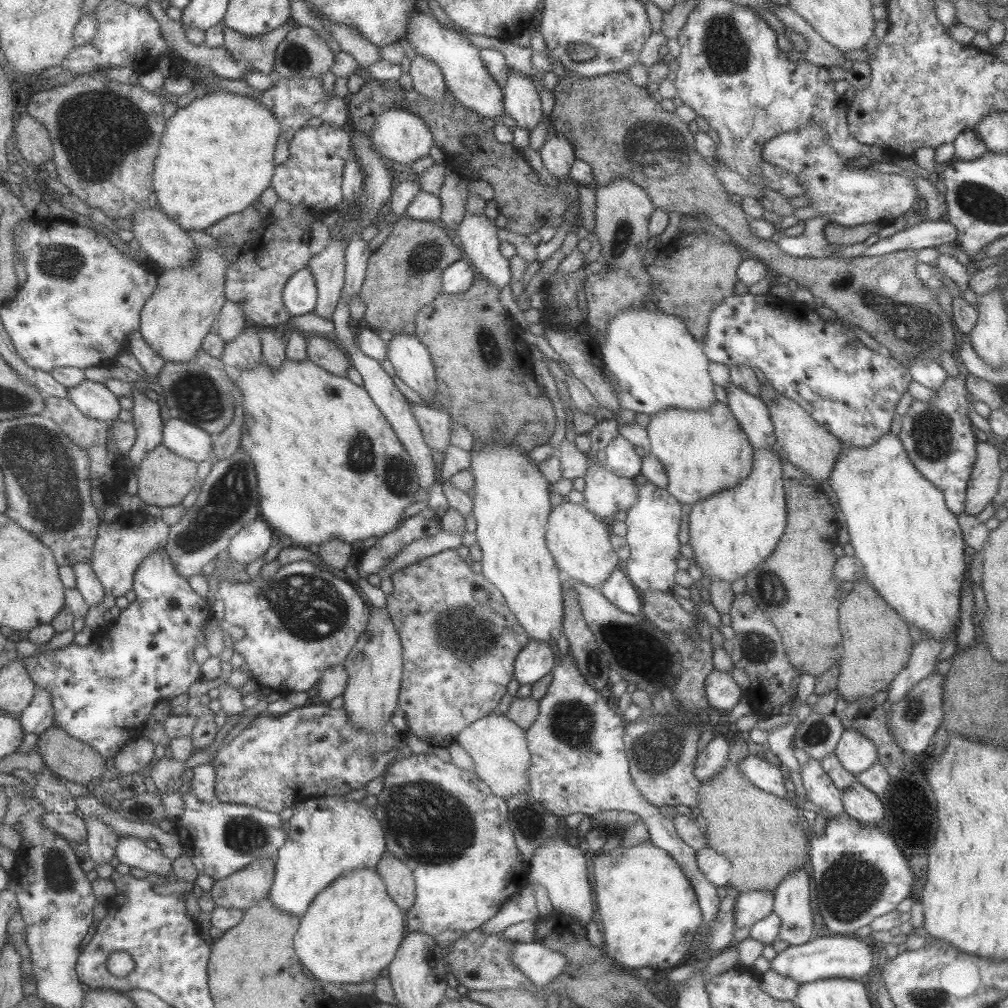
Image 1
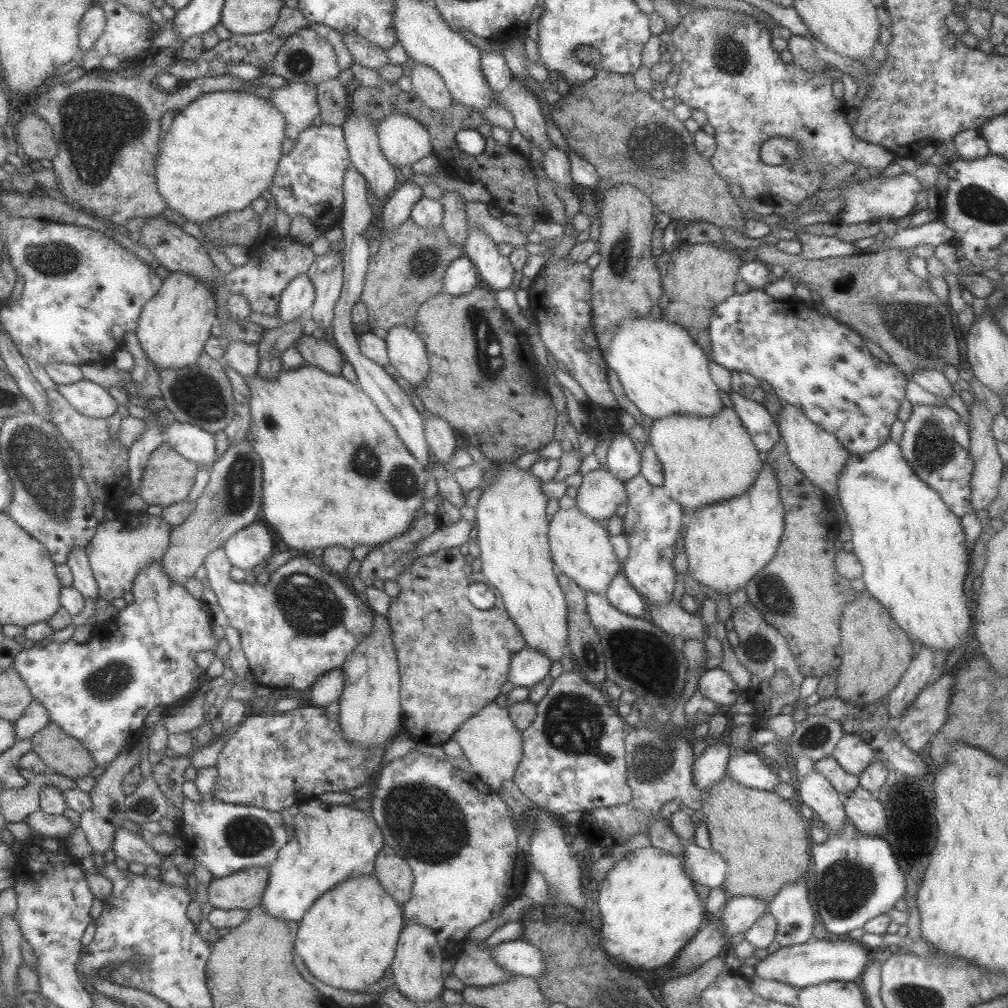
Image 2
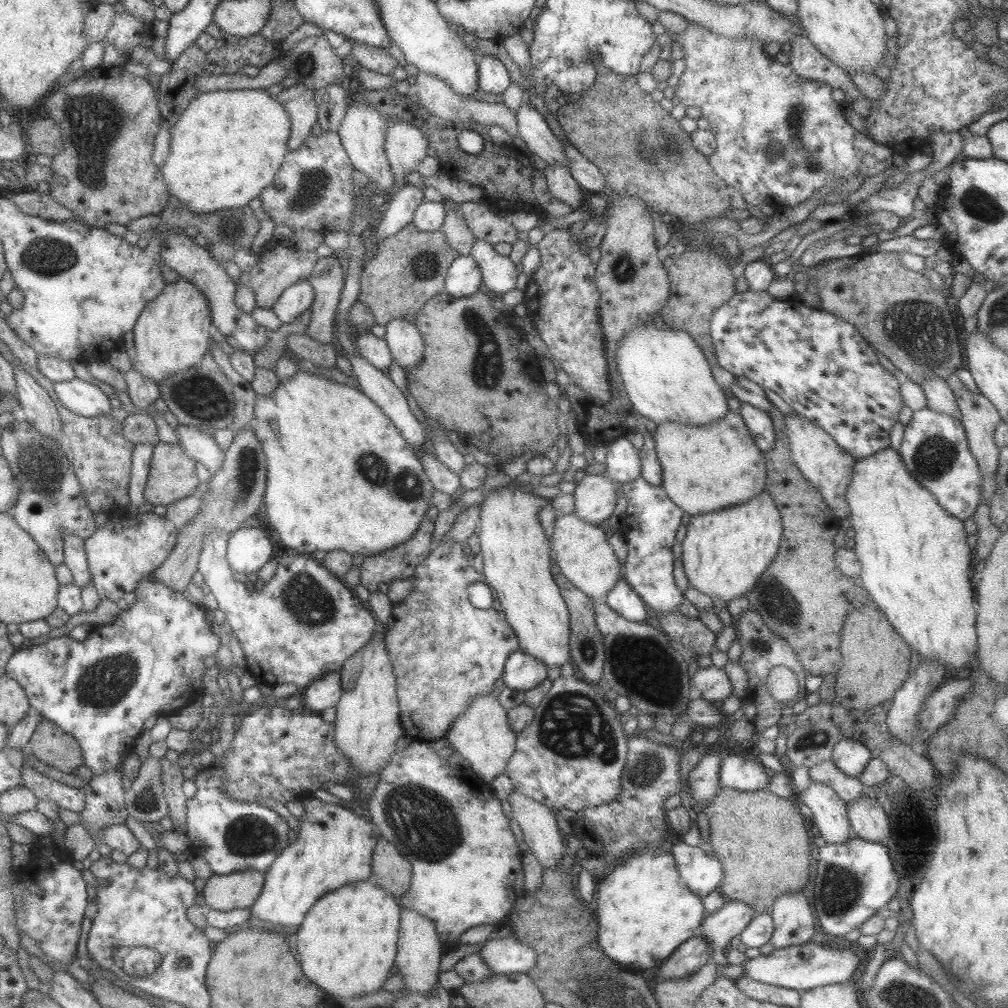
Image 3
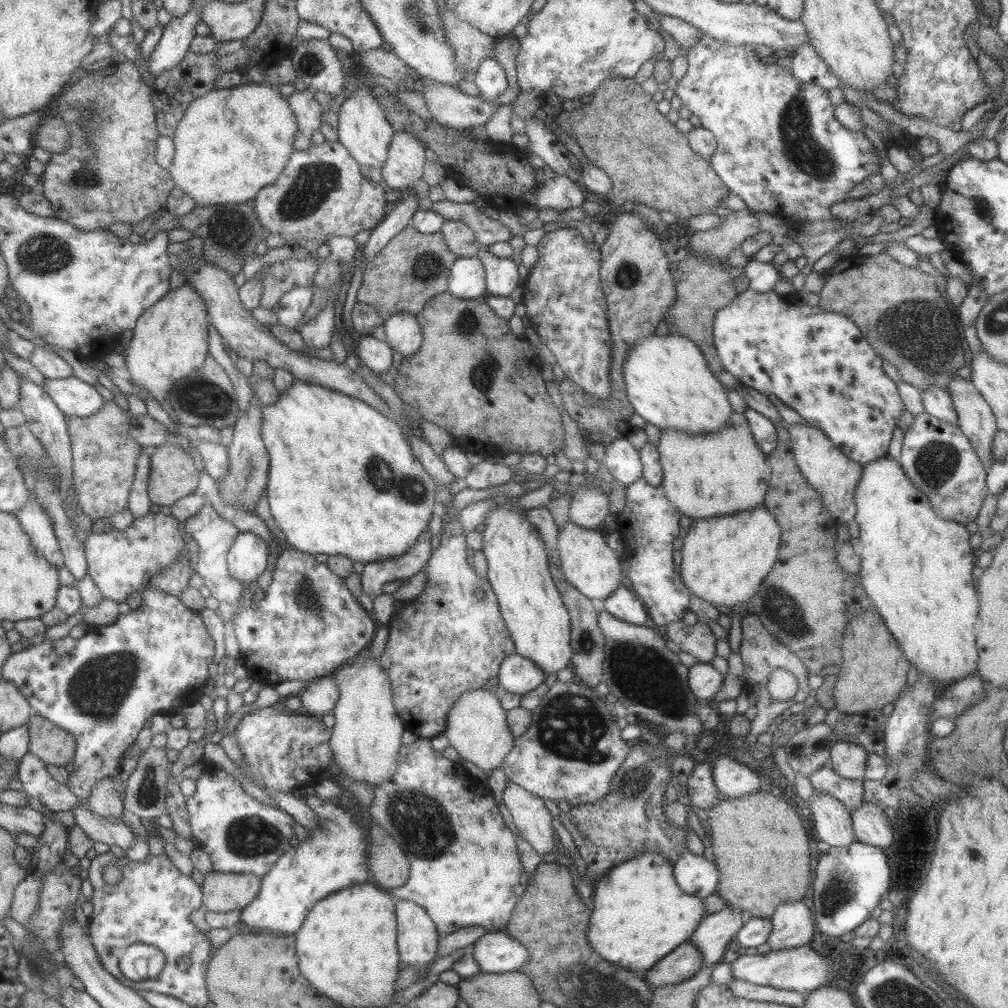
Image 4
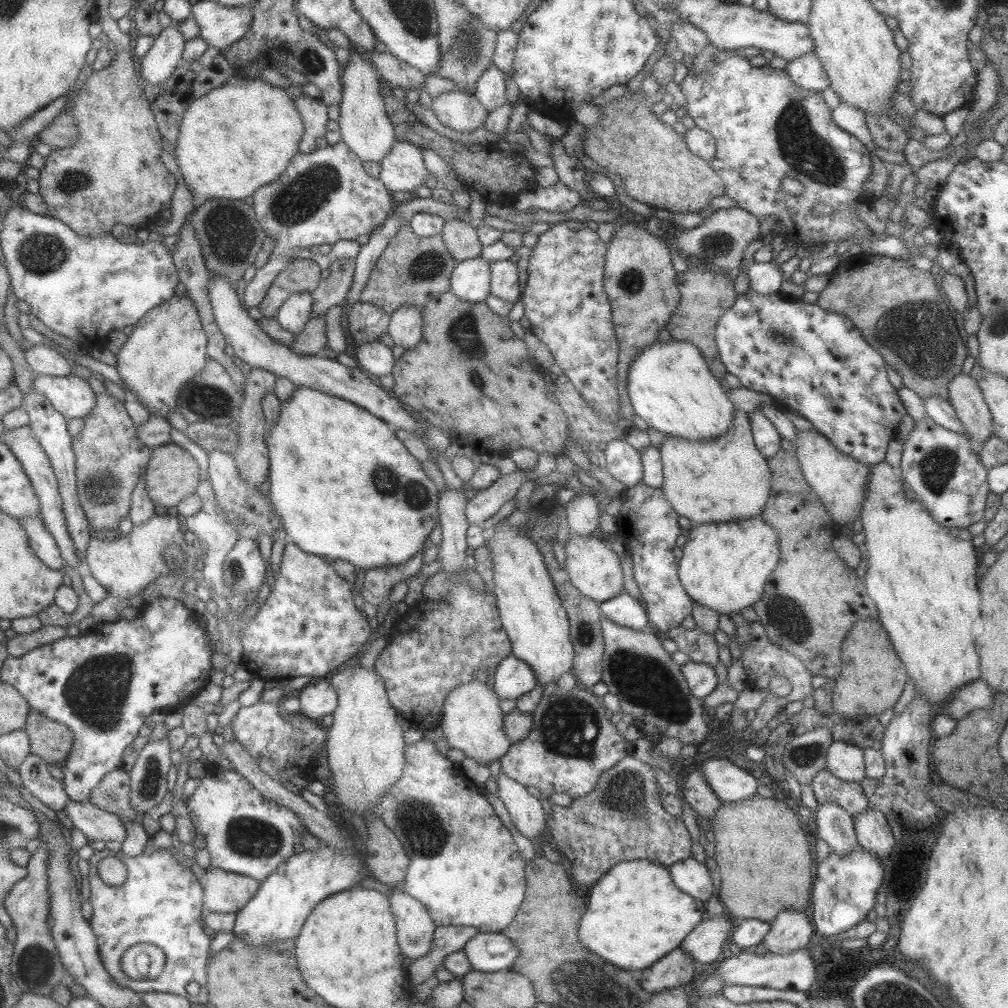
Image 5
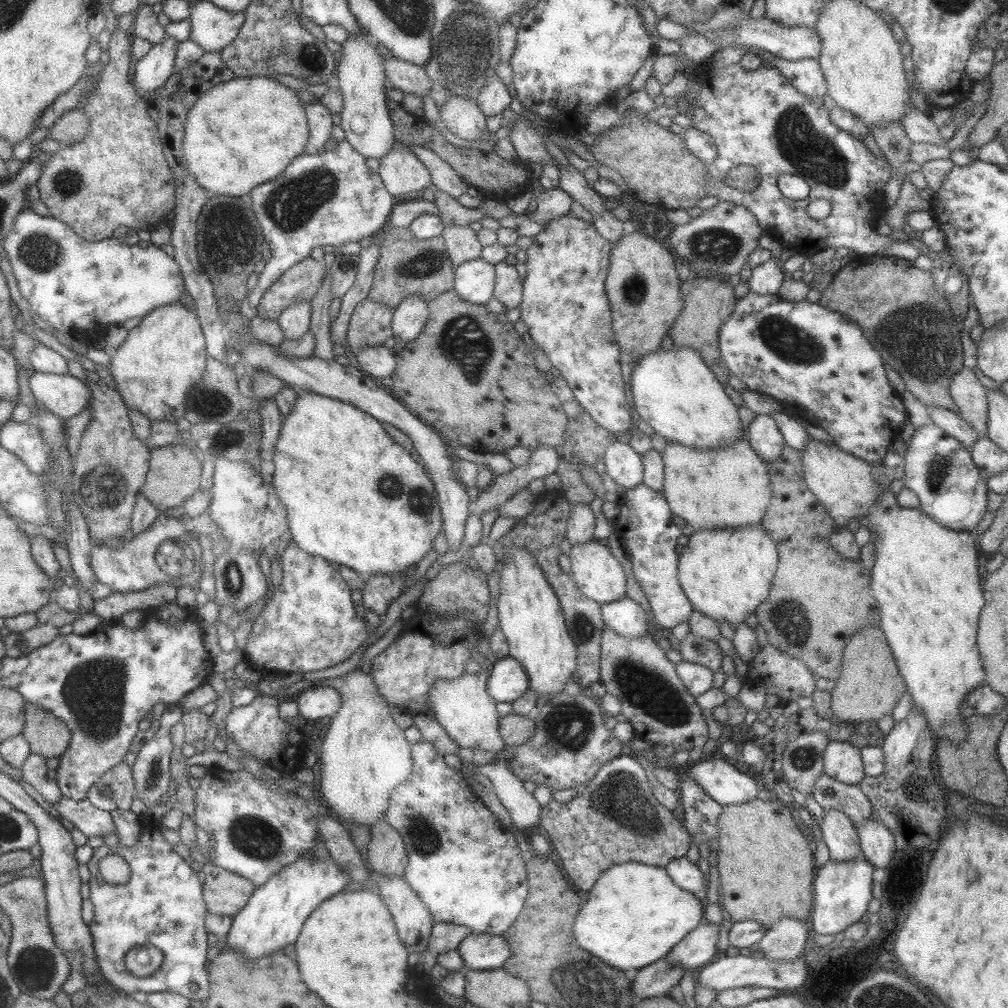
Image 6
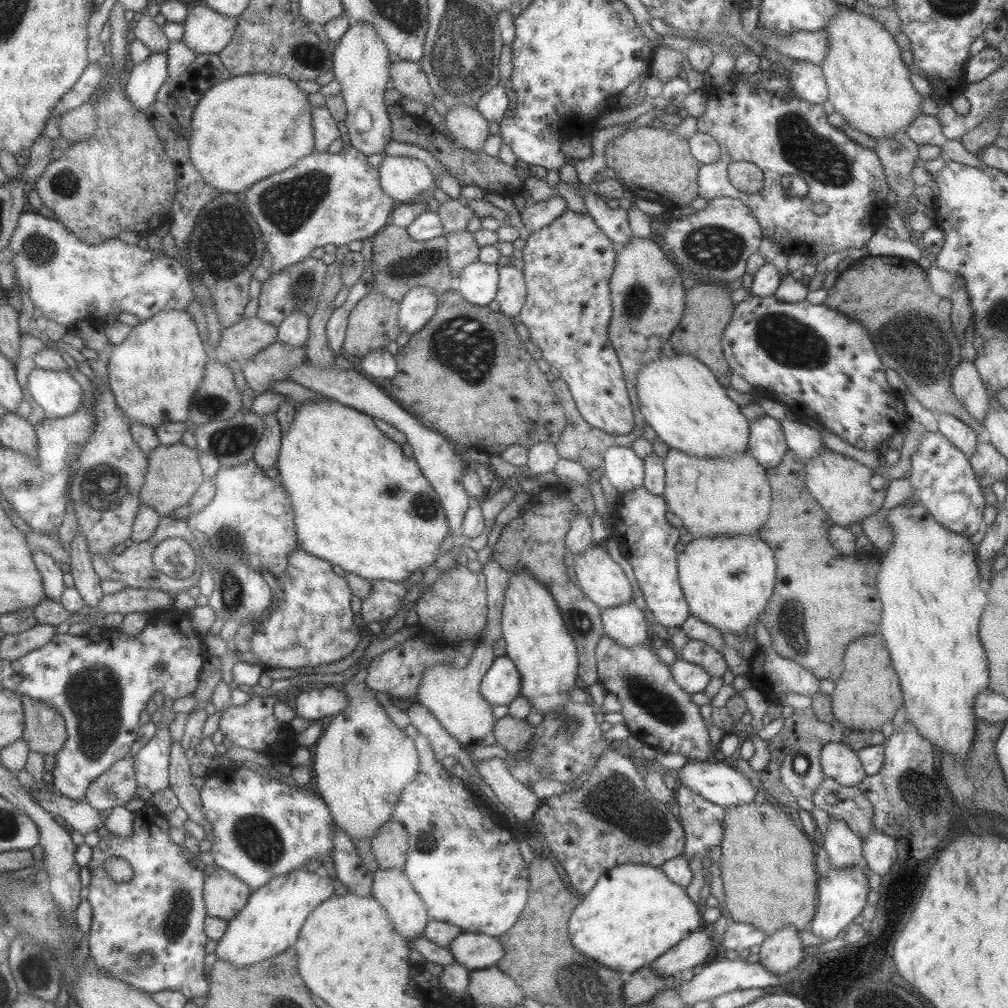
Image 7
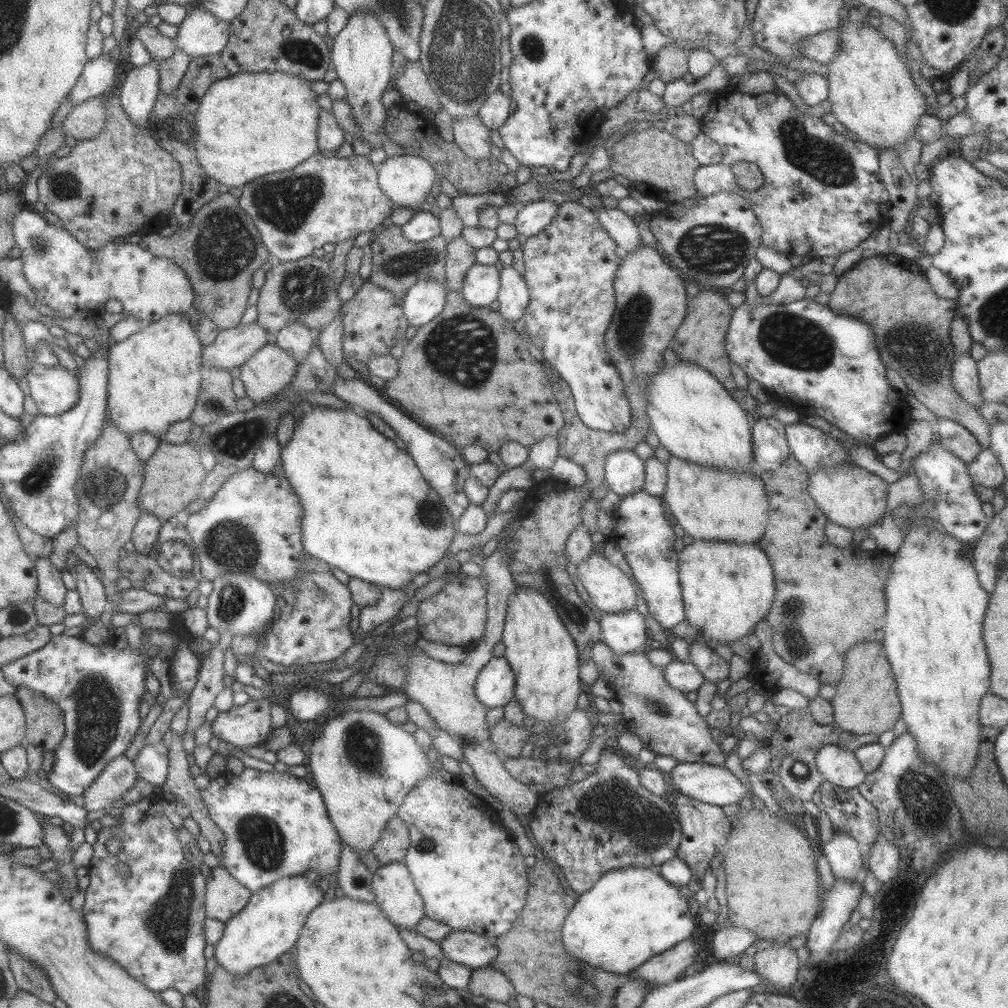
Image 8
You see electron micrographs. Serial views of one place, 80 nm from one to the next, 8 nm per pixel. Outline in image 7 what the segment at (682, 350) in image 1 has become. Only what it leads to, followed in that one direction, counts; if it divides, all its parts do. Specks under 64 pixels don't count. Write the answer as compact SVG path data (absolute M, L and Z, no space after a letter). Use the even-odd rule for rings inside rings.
M693 355L660 356L657 361L647 363L637 375L636 390L644 421L656 432L656 438L669 449L699 459L733 459L748 450L748 428L751 422L743 416L740 407L727 397L726 389L717 382L707 366L699 363Z

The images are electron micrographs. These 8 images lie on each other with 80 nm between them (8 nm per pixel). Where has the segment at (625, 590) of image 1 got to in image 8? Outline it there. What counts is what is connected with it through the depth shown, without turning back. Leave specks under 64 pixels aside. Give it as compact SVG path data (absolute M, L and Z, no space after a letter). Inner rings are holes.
M635 609L619 614L601 614L603 644L615 654L629 654L641 650L649 636L643 616Z

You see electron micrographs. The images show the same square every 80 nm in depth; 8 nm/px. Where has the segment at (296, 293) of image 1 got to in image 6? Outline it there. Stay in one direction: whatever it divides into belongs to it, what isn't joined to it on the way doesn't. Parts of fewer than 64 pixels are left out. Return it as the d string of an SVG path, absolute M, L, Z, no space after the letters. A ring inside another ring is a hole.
M300 300L288 306L277 319L283 340L297 340L307 333L310 326L310 301Z

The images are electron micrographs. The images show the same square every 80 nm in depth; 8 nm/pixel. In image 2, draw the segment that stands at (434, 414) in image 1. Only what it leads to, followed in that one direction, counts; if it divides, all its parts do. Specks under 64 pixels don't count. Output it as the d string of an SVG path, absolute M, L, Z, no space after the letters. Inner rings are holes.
M423 411L424 437L430 450L432 461L447 465L456 449L454 435L456 431L442 418Z

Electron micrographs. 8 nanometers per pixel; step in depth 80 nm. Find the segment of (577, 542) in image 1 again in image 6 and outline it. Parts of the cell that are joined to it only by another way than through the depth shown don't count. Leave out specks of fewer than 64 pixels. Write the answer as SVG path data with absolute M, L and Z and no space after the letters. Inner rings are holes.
M597 539L585 544L573 544L569 557L570 575L576 587L591 601L603 604L619 601L625 595L625 574L621 564L611 555L607 545Z

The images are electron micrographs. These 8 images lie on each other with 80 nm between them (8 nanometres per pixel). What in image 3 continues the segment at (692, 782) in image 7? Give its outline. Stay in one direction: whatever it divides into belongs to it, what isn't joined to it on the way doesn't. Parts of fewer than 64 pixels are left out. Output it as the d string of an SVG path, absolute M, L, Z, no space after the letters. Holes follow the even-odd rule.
M755 752L751 759L733 754L723 758L718 772L719 787L741 792L766 790L771 776L770 767L755 758Z

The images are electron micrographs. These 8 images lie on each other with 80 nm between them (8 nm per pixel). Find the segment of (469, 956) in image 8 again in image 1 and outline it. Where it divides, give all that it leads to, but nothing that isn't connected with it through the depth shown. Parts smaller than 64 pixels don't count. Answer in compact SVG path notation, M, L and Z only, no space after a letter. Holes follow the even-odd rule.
M515 941L515 948L508 954L508 959L527 980L541 987L556 977L566 963L563 955L534 941L523 943Z

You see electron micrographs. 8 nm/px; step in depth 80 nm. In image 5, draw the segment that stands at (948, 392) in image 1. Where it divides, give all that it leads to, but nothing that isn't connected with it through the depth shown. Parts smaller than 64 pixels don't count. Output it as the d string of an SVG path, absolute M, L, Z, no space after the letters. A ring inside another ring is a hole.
M928 416L914 422L911 434L908 434L907 440L903 443L899 467L902 481L908 486L914 498L924 506L930 517L941 526L966 529L969 524L982 520L985 498L990 490L986 481L987 470L971 449L972 445L967 435L955 434L935 424Z

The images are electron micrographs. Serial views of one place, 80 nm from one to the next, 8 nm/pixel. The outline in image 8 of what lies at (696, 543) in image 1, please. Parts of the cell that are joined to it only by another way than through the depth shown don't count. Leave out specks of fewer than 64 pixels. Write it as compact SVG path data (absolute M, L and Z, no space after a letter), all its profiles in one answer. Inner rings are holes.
M693 540L689 545L685 545L681 551L678 552L678 581L681 587L681 596L683 602L684 621L690 624L698 636L702 638L701 641L705 642L710 648L710 642L721 642L731 643L743 638L746 634L749 634L754 629L754 626L763 619L769 608L774 597L774 576L772 573L772 566L767 558L767 555L754 544L735 544L734 542L719 542L715 540Z

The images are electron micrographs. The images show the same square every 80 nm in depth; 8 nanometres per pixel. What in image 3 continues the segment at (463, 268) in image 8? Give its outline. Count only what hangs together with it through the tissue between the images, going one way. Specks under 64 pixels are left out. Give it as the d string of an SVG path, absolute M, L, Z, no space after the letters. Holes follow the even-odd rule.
M446 202L445 207L444 221L441 223L440 230L447 244L453 247L459 255L469 255L475 239L473 233L466 225L460 211L456 210L455 203Z

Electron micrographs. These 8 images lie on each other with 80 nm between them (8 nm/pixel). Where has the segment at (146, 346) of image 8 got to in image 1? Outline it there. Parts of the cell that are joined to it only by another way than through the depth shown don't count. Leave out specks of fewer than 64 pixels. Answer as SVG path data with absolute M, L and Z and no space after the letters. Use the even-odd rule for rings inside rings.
M198 247L198 251L192 264L183 268L172 268L164 270L157 277L157 282L151 296L144 302L140 311L139 333L145 343L165 362L185 363L195 357L195 353L201 349L201 343L209 328L213 324L213 318L217 318L221 305L225 302L223 292L225 266L230 262L225 261L219 249L207 249Z

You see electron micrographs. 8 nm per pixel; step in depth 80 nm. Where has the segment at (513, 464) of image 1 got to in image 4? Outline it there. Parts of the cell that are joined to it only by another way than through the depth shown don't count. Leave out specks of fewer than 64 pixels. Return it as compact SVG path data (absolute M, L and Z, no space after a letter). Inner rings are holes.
M507 499L496 501L496 507L484 520L482 551L487 561L487 580L496 596L499 612L514 644L514 653L527 658L540 668L545 675L555 674L570 666L572 648L570 647L570 616L561 601L557 587L548 569L546 546L533 525L525 521L525 509L510 509Z

